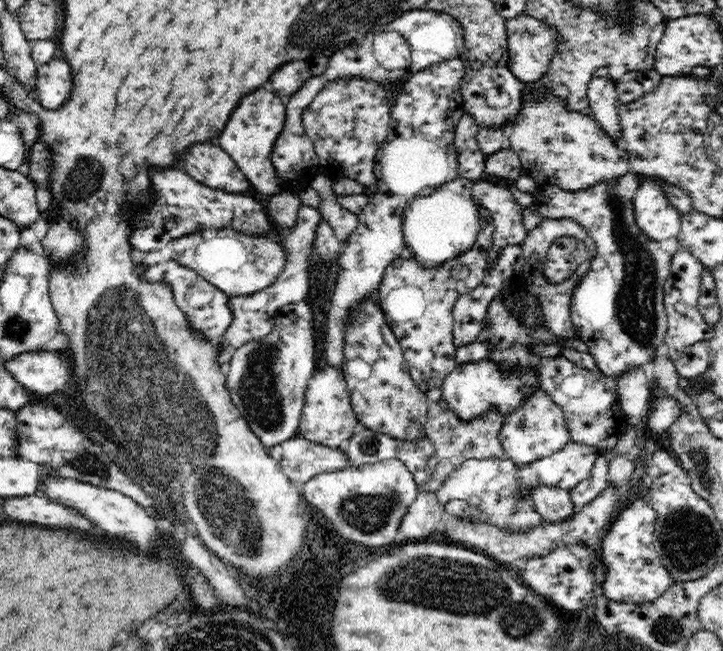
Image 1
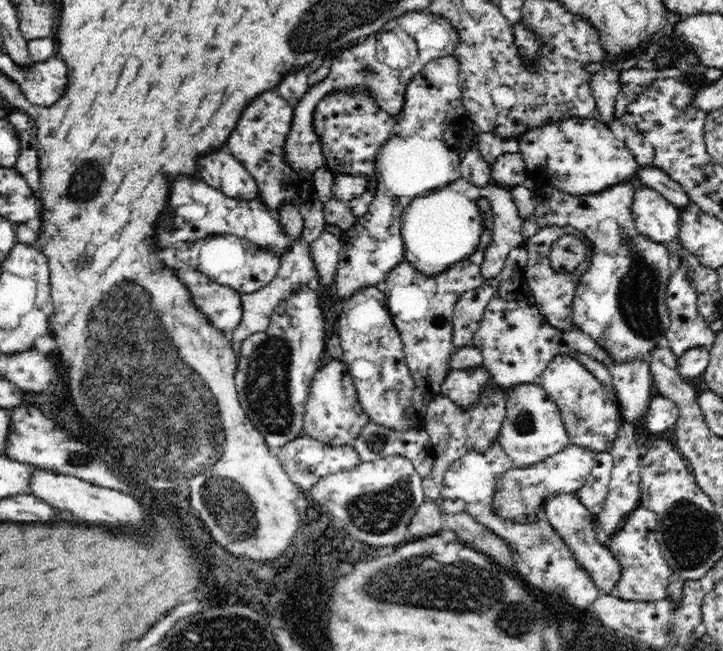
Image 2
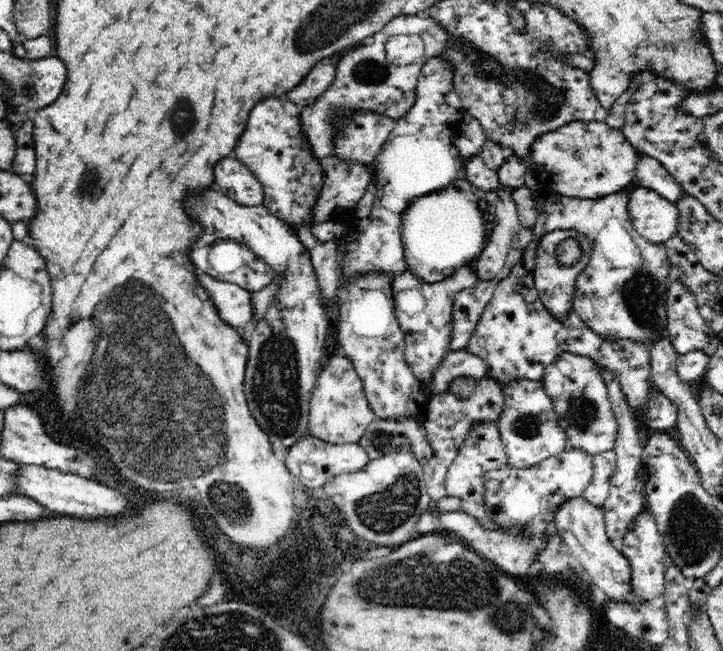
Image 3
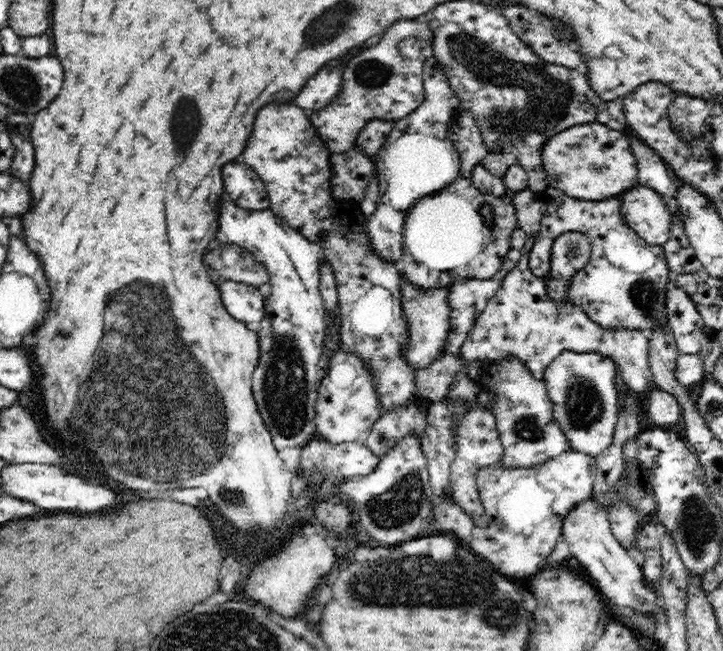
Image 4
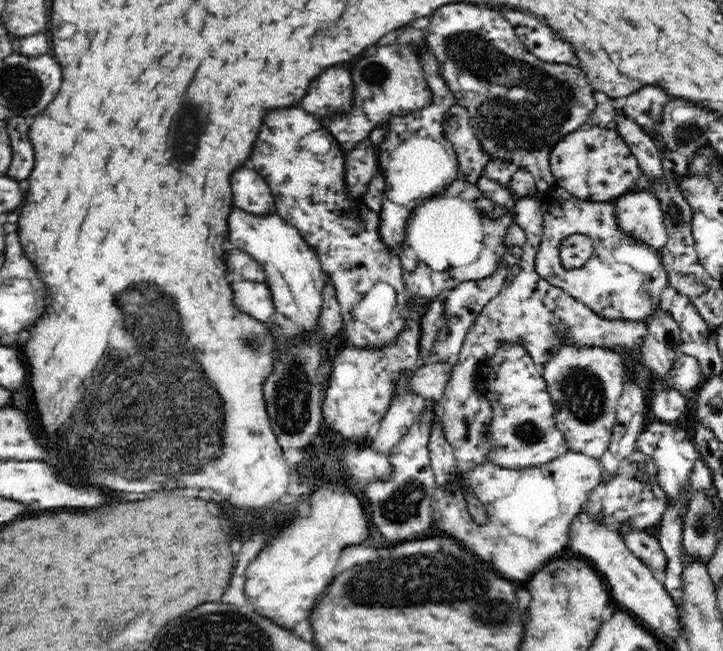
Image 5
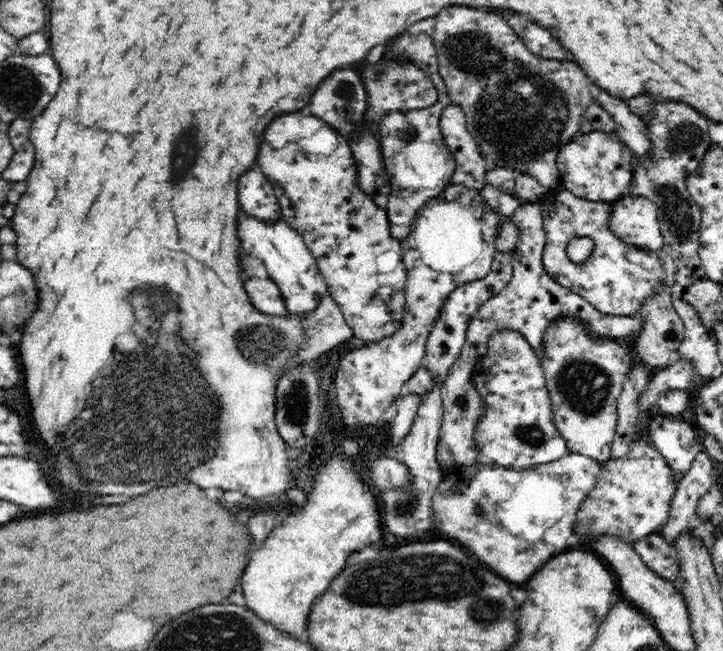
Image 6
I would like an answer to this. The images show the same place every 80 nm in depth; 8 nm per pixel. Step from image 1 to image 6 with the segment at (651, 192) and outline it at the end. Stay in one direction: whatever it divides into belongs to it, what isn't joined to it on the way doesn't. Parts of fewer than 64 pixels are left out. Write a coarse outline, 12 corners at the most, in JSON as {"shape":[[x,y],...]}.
{"shape":[[628,194],[613,203],[609,229],[641,250],[665,243],[656,205]]}

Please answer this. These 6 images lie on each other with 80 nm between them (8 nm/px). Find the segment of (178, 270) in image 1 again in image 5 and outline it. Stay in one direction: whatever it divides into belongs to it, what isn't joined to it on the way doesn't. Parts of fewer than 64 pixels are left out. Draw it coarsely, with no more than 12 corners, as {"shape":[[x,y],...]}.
{"shape":[[232,281],[240,312],[268,323],[275,313],[266,282]]}

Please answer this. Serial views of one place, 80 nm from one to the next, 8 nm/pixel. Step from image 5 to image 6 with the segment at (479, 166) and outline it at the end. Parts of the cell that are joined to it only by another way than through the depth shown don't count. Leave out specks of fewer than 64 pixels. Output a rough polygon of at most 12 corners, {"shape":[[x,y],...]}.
{"shape":[[449,104],[439,125],[455,159],[451,178],[482,190],[490,161],[480,156],[464,111]]}

